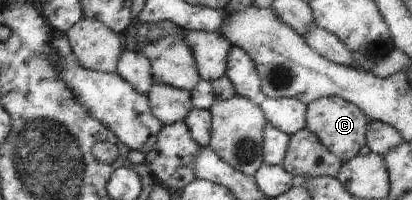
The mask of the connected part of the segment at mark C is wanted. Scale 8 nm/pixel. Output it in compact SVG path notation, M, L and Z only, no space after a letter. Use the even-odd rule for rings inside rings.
M322 97L318 100L309 102L306 105L306 128L313 133L316 138L333 154L337 156L341 162L349 161L351 158L359 155L359 151L366 145L367 128L369 125L369 118L361 112L355 104L343 100L343 98Z

